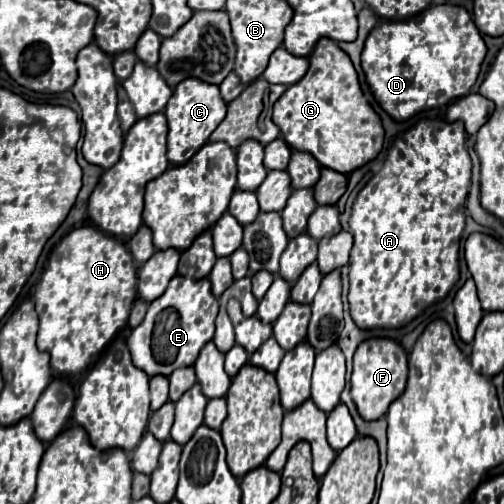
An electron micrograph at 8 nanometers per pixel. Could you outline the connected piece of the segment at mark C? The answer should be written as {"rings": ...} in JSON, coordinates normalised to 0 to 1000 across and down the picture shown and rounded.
{"rings":[[[369,155],[345,175],[325,226],[333,234],[333,317],[341,325],[365,325],[413,282],[417,266],[444,238],[448,202],[437,194],[433,171],[393,155]]]}

